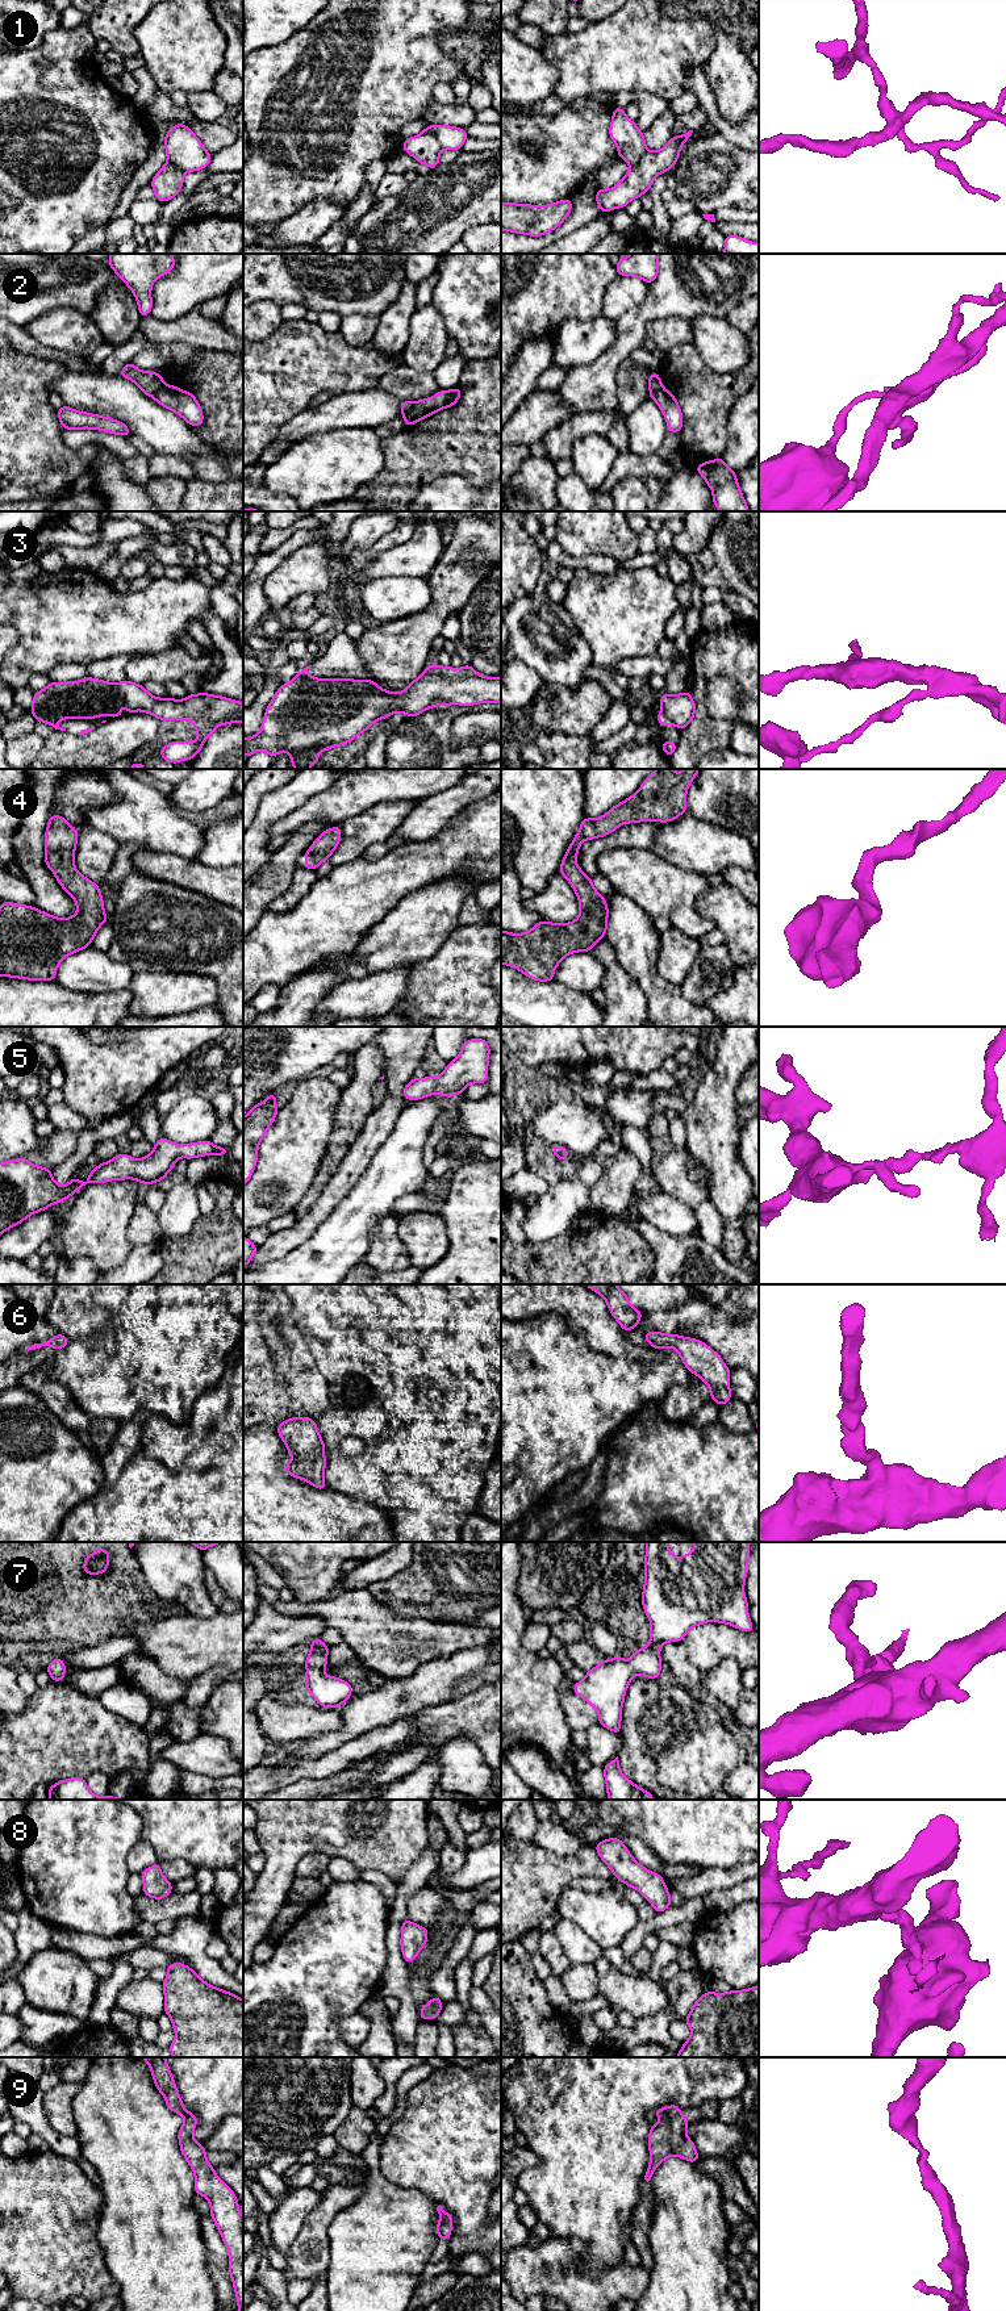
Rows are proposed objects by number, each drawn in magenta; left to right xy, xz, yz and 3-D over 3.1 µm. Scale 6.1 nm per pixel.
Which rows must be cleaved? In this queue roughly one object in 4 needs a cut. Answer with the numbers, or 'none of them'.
1, 2, 3

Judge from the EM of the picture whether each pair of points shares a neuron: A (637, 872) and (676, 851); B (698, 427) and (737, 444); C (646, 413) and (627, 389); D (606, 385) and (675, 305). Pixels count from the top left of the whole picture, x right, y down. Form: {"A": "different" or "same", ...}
{"A": "different", "B": "different", "C": "different", "D": "same"}

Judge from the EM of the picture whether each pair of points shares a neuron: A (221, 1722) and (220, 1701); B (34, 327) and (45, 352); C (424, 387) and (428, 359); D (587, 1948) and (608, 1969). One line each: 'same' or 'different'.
A: same
B: different
C: different
D: different

